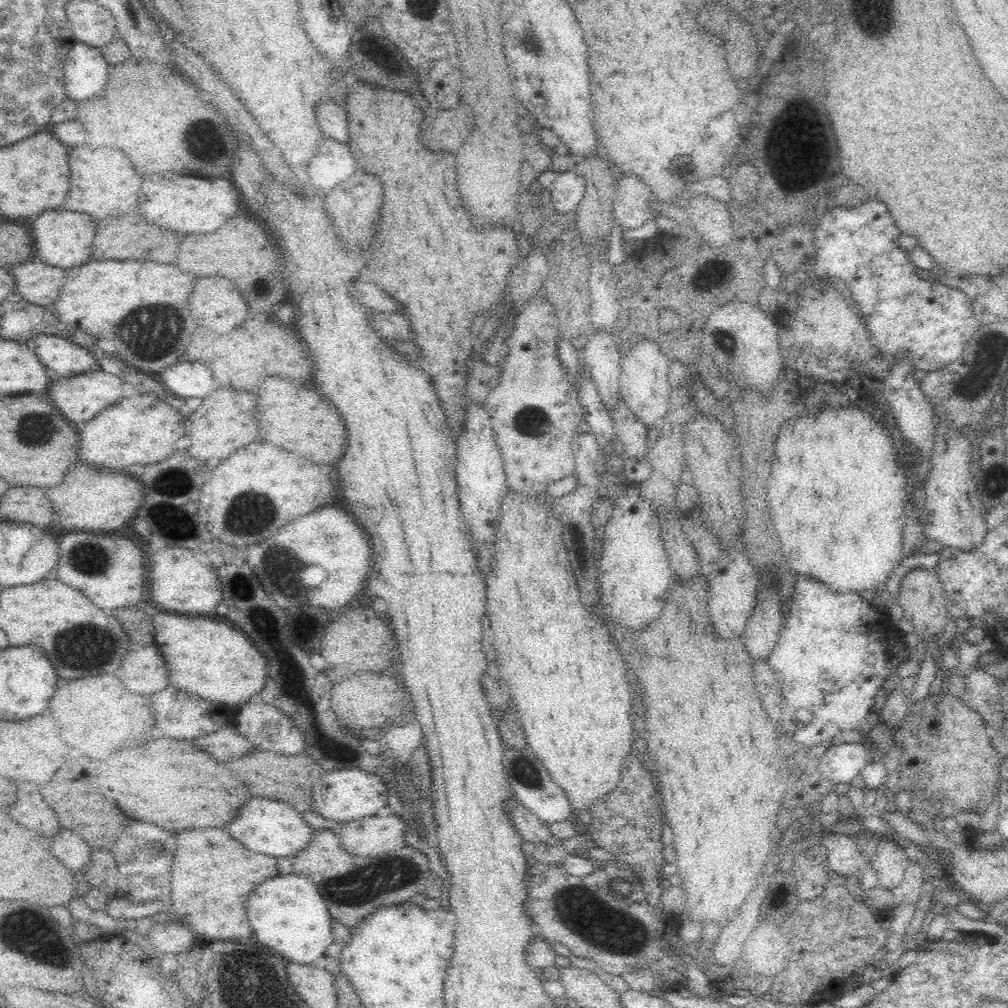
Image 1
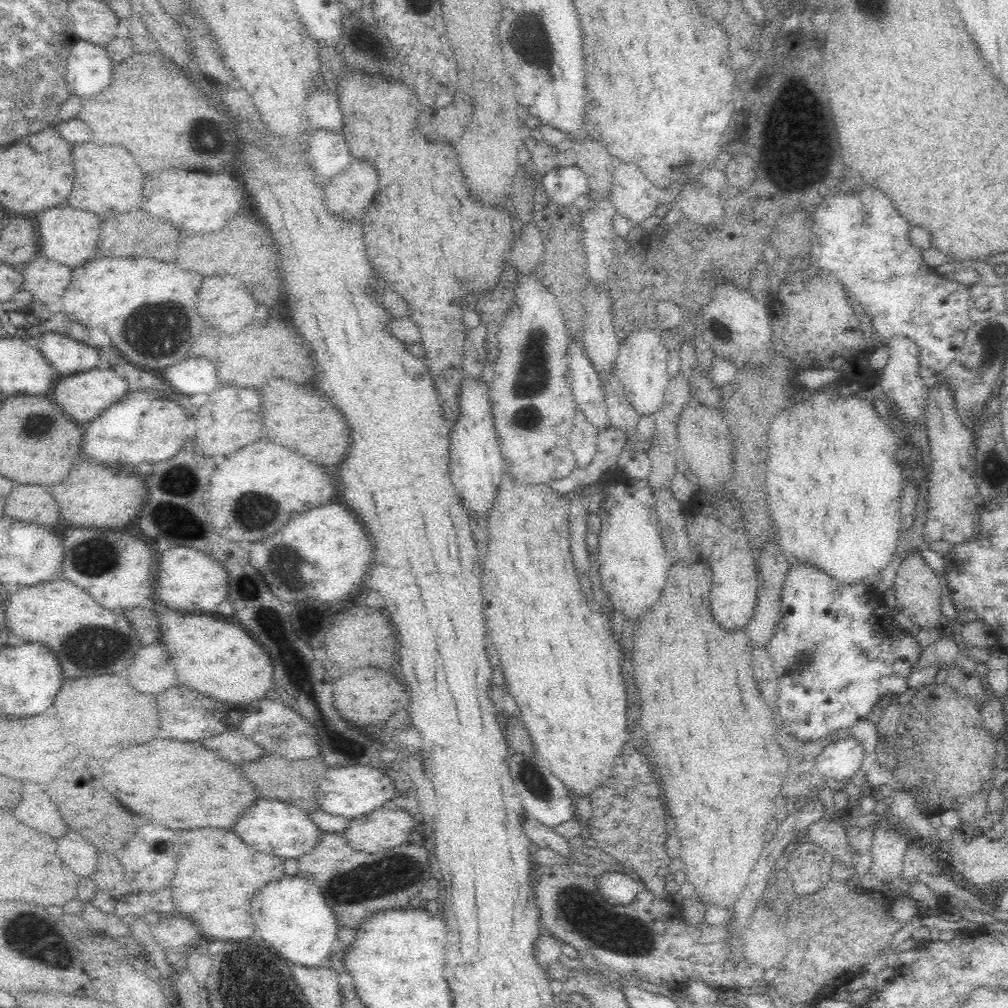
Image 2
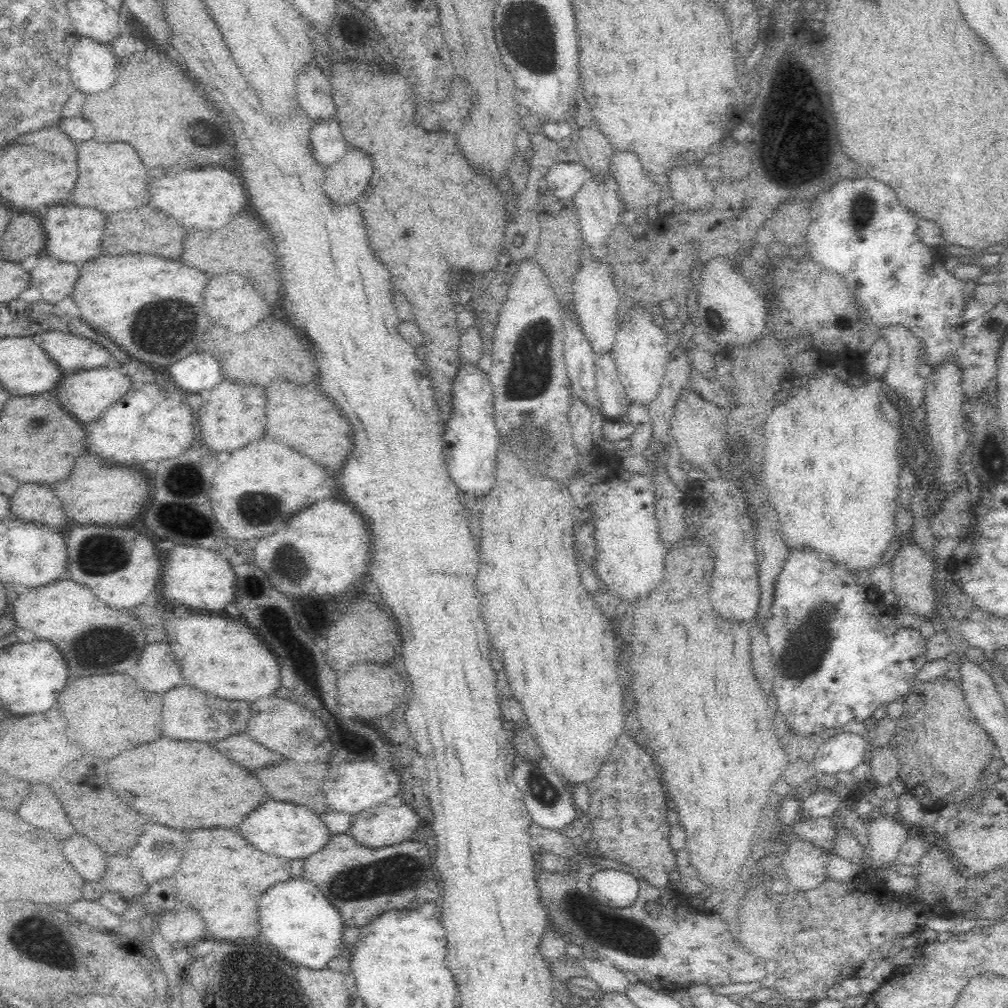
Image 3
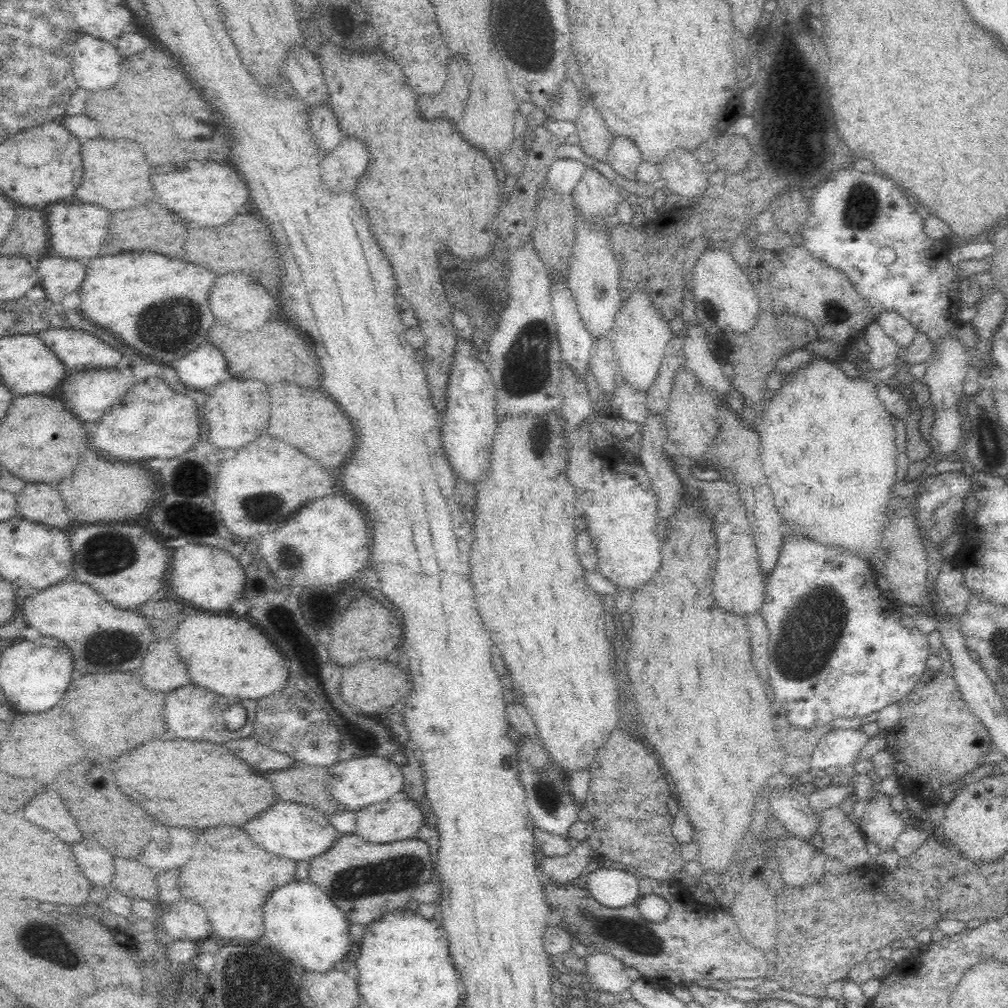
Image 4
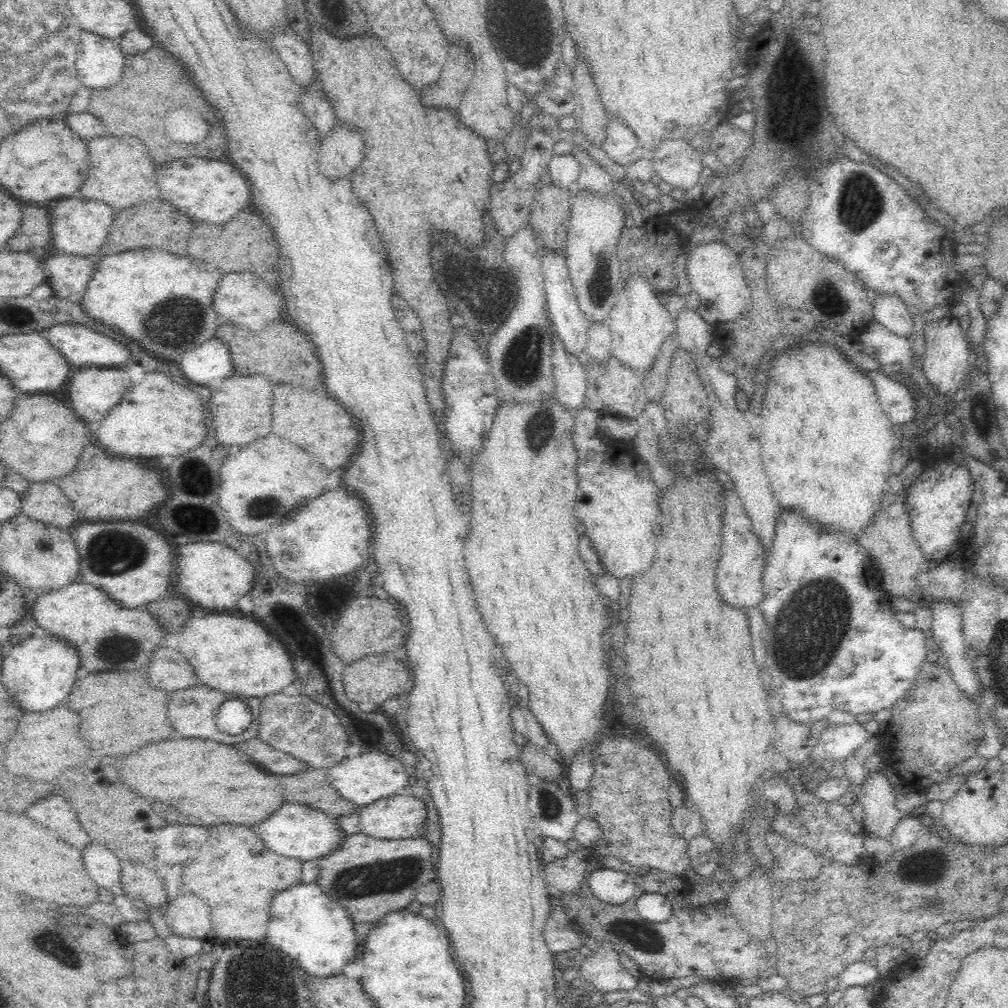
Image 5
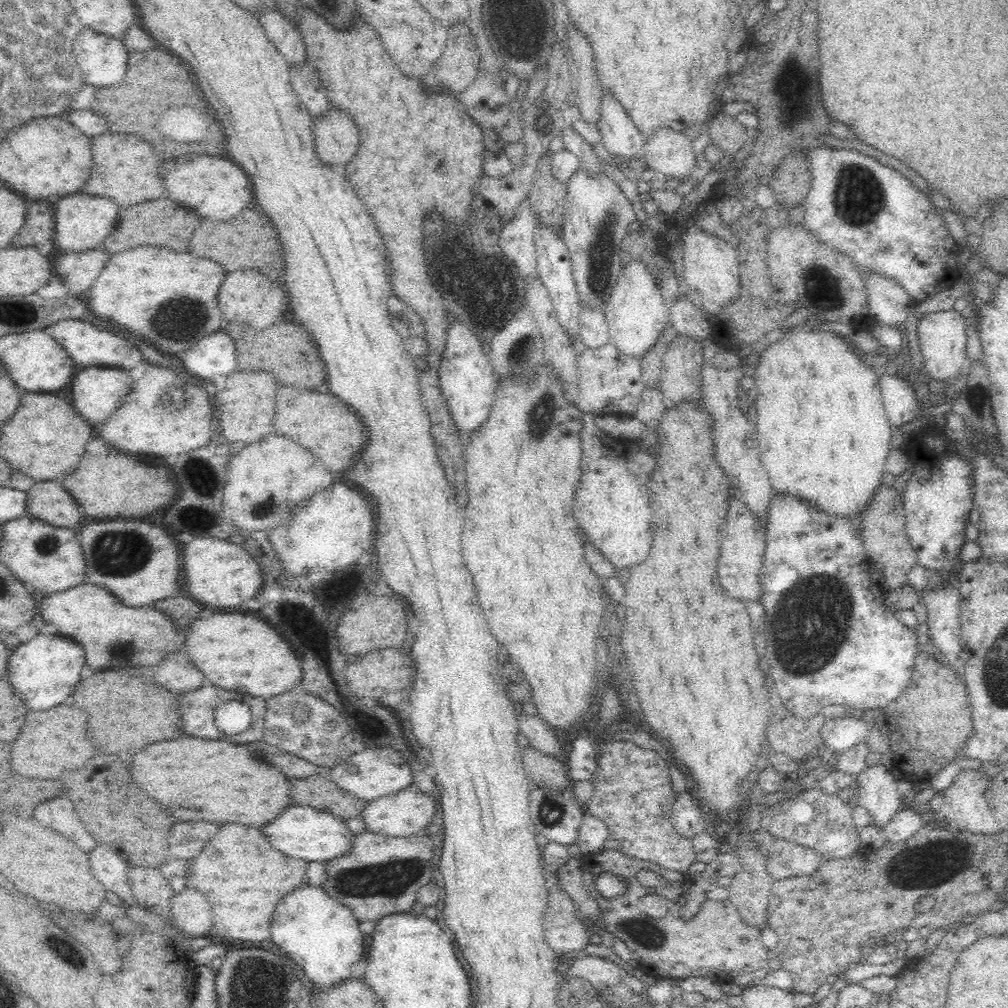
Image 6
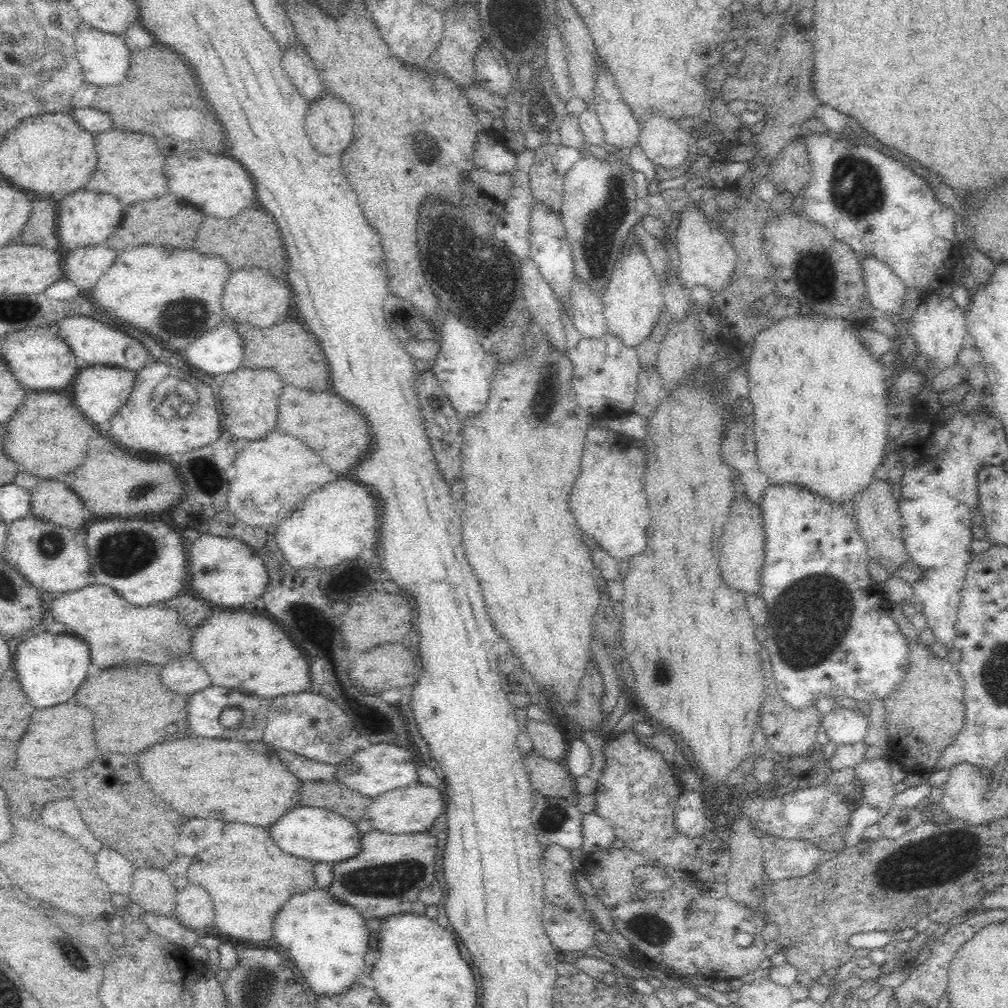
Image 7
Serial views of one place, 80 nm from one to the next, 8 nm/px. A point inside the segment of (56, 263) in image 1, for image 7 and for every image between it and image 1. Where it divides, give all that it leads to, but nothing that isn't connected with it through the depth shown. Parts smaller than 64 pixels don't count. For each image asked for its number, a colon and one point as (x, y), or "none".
2: (68, 237)
3: (73, 235)
4: (77, 231)
5: (79, 227)
6: (82, 222)
7: (86, 219)

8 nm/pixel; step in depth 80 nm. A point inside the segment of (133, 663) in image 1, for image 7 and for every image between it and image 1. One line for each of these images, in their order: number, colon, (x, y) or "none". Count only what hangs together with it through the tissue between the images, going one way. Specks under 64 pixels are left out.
2: (151, 671)
3: (157, 672)
4: (161, 670)
5: (168, 670)
6: (175, 672)
7: (185, 676)

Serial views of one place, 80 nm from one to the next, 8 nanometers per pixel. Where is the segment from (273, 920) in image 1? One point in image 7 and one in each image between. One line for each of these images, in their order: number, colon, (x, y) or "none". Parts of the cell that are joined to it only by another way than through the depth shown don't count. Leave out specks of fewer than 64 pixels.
2: (291, 915)
3: (295, 917)
4: (300, 921)
5: (325, 941)
6: (321, 935)
7: (326, 938)

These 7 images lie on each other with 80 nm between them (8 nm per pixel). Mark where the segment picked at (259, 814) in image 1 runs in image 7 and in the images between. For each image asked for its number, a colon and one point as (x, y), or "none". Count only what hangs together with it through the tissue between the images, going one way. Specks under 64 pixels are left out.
2: (270, 826)
3: (287, 830)
4: (295, 831)
5: (295, 830)
6: (304, 832)
7: (320, 835)

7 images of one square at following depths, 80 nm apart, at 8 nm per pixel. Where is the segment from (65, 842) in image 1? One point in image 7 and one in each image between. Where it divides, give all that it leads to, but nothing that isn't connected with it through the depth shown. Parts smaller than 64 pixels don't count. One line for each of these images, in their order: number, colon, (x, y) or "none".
2: (81, 857)
3: (89, 861)
4: (95, 862)
5: (104, 867)
6: (109, 869)
7: (115, 870)

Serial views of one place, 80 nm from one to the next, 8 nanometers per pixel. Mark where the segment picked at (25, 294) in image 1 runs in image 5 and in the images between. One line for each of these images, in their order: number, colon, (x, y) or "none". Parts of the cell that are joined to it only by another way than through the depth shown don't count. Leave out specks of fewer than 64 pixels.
2: (44, 281)
3: (55, 279)
4: (59, 277)
5: (66, 274)

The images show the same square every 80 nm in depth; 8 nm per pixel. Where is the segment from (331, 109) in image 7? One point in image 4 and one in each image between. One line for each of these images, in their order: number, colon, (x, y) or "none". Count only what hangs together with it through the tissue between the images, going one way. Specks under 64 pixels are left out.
4: (342, 169)
5: (340, 153)
6: (336, 136)

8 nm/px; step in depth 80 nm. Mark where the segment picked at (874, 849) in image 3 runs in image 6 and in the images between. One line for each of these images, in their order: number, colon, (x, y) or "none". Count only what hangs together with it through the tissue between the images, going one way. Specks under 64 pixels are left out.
4: (880, 826)
5: (877, 797)
6: (877, 792)

